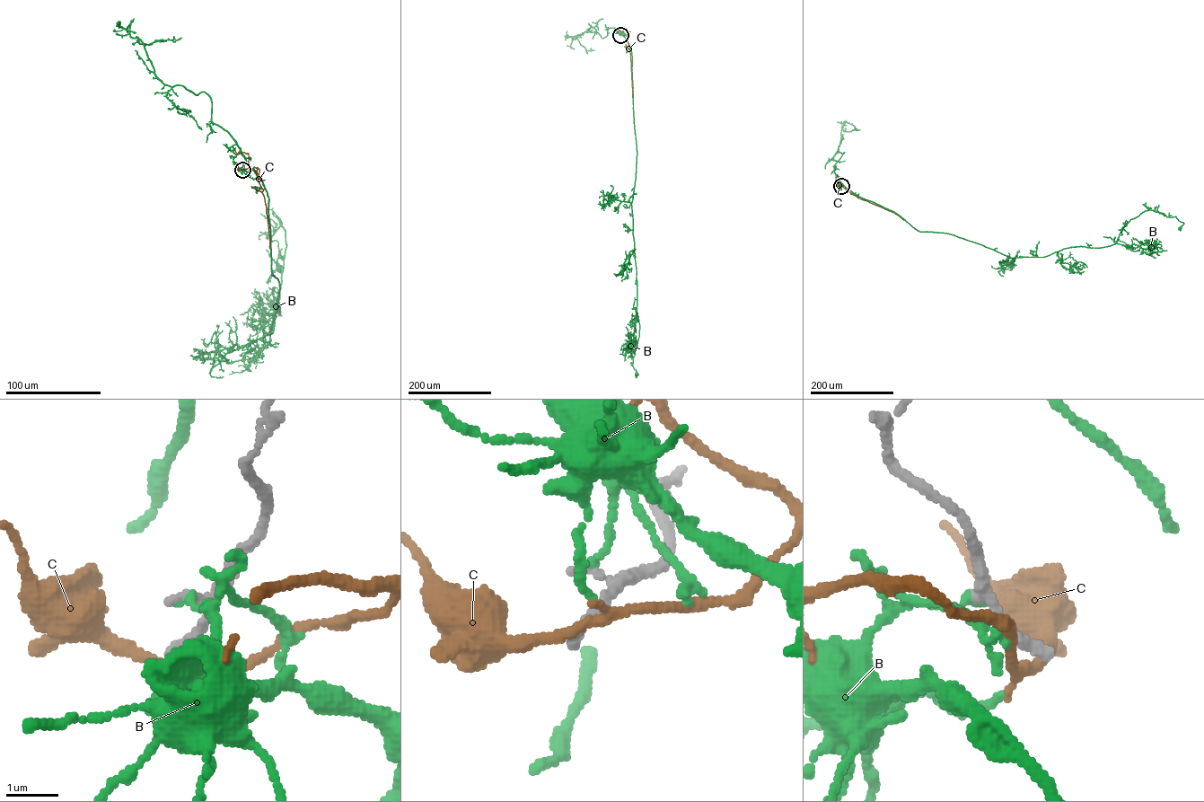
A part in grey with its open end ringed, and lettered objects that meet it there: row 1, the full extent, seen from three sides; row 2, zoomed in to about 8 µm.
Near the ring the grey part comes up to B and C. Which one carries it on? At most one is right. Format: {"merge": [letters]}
{"merge": []}

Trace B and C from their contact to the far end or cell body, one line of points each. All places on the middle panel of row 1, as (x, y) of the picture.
B: (620, 34), (628, 44), (632, 56), (637, 152), (631, 202), (639, 328), (633, 357), (636, 374)
C: (620, 34), (624, 33), (627, 36), (629, 46), (632, 97)

